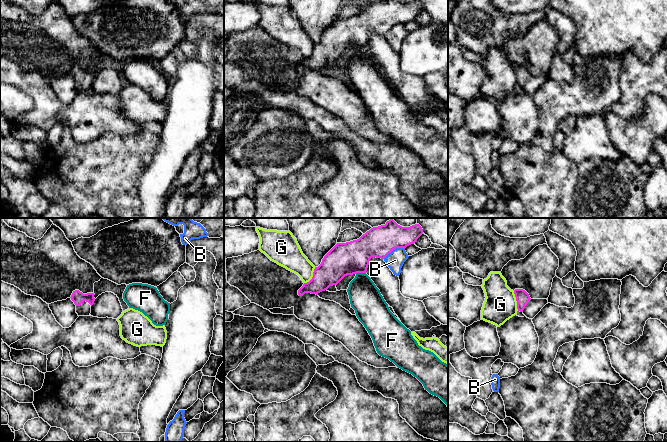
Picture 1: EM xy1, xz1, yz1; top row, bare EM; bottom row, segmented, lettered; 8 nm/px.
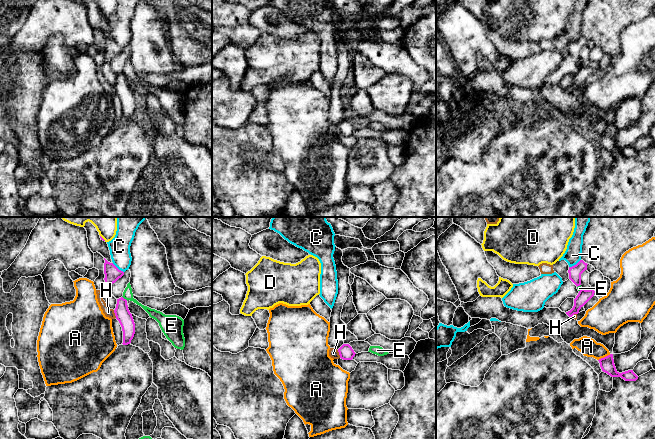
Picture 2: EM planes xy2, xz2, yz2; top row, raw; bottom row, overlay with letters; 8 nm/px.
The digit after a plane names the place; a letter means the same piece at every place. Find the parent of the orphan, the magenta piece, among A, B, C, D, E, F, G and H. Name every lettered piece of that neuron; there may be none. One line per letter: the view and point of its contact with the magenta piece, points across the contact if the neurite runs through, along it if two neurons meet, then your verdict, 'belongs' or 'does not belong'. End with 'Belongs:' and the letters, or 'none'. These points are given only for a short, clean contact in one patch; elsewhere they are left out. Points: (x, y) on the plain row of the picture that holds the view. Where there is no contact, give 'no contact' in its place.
A: yz2 (604, 133) | along yz2 (610, 130), (598, 136) | does not belong
B: xz1 (393, 25) | along xz1 (404, 24), (394, 24), (383, 34) | does not belong
C: yz2 (574, 41) | does not belong
D: xy2 (102, 14) | along xy2 (100, 11), (105, 16) | does not belong
E: xy2 (125, 75) | along xy2 (122, 72), (127, 76) | does not belong
F: xz1 (360, 48) | along xz1 (365, 48), (358, 48), (356, 50) | does not belong
G: yz1 (516, 76) | along yz1 (513, 67), (518, 86) | does not belong
H: xy2 (115, 90) | along xy2 (113, 86), (116, 93) | does not belong
Belongs: none

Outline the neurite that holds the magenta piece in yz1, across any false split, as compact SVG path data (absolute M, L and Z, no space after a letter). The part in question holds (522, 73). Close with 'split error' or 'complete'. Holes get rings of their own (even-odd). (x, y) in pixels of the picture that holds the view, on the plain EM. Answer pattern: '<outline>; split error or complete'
M515 65L514 70L518 87L529 95L533 95L548 80L547 75L531 75L529 70L523 65Z; split error

